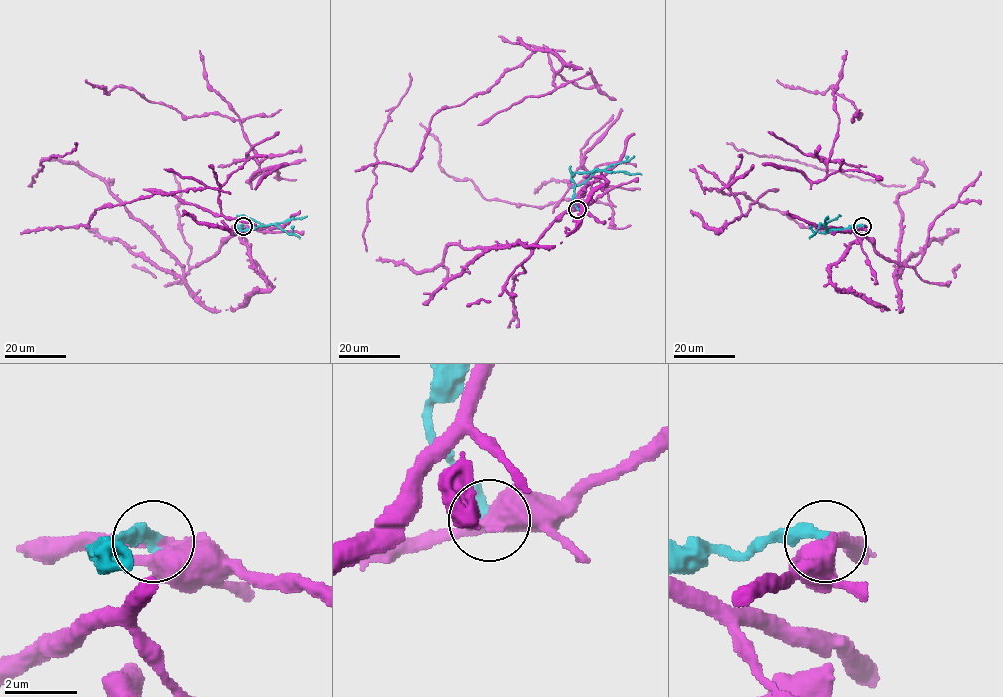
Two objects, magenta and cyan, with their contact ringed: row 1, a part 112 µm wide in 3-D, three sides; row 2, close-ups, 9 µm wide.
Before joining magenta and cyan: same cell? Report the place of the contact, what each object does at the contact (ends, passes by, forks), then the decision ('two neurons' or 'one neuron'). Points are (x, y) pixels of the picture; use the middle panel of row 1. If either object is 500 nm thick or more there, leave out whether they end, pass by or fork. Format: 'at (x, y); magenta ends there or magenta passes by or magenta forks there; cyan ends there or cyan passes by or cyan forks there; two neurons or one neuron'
at (577, 209); magenta passes by; cyan ends there; two neurons

